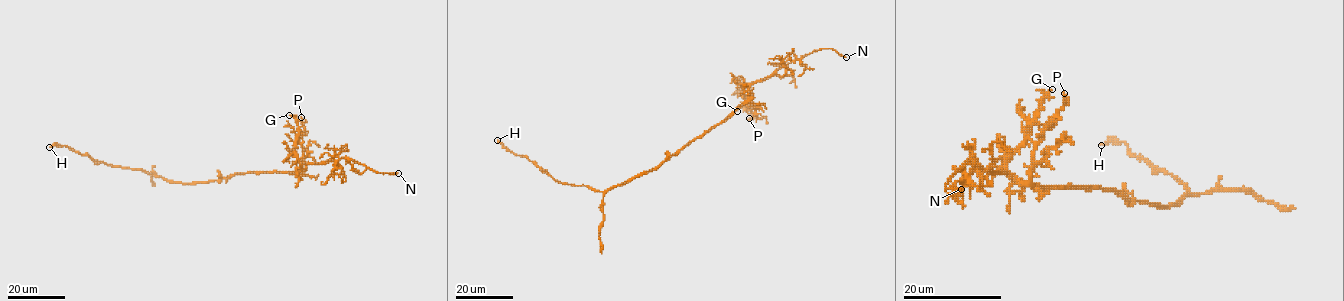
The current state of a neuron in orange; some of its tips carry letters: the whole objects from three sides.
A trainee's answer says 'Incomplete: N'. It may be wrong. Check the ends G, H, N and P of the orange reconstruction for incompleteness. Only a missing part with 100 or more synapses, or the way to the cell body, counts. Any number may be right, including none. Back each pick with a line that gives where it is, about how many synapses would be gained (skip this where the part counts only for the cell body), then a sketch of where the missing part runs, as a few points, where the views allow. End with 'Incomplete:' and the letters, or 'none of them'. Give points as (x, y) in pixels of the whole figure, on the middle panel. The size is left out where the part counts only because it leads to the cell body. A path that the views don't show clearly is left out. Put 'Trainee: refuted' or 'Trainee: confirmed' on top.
Trainee: confirmed
N: (846, 57)
Incomplete: N

